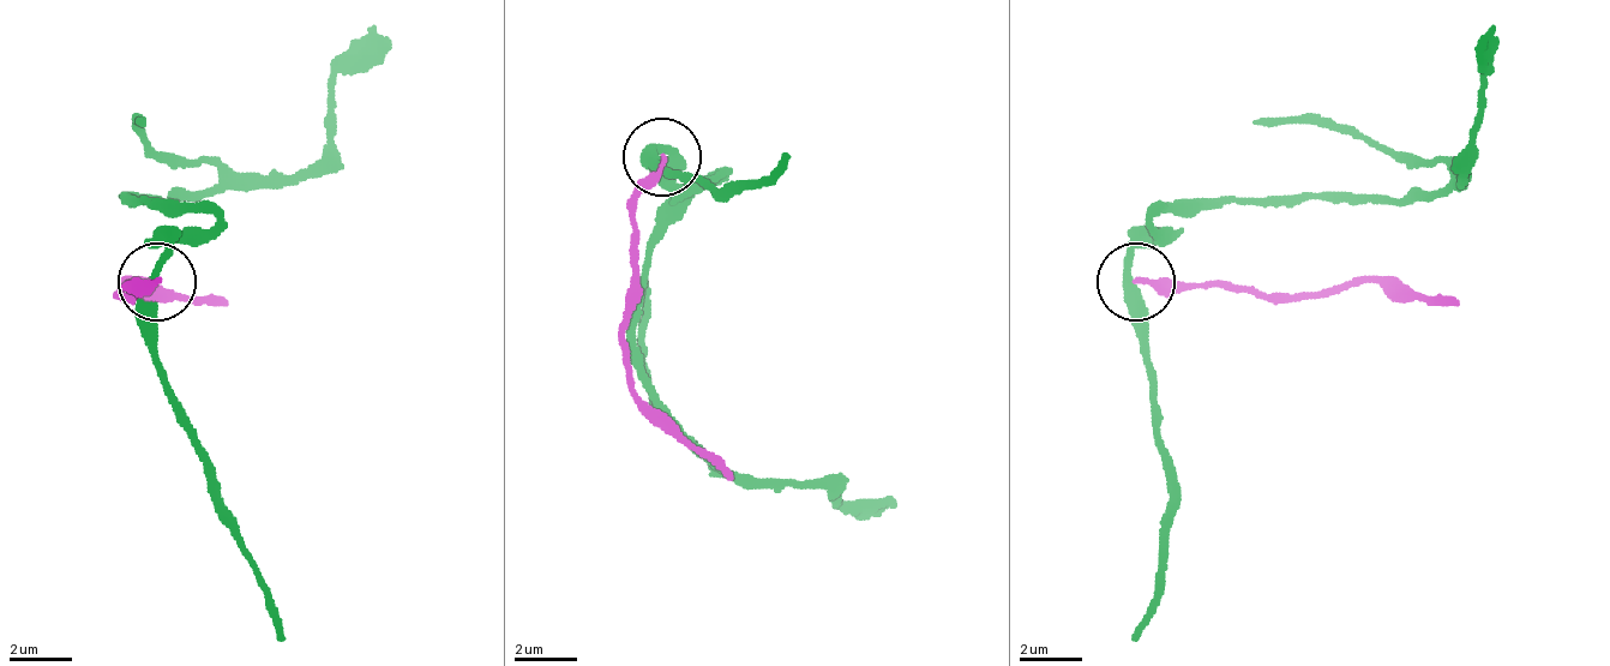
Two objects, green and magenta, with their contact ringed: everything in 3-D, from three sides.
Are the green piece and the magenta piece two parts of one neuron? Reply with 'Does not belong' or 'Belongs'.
Does not belong

